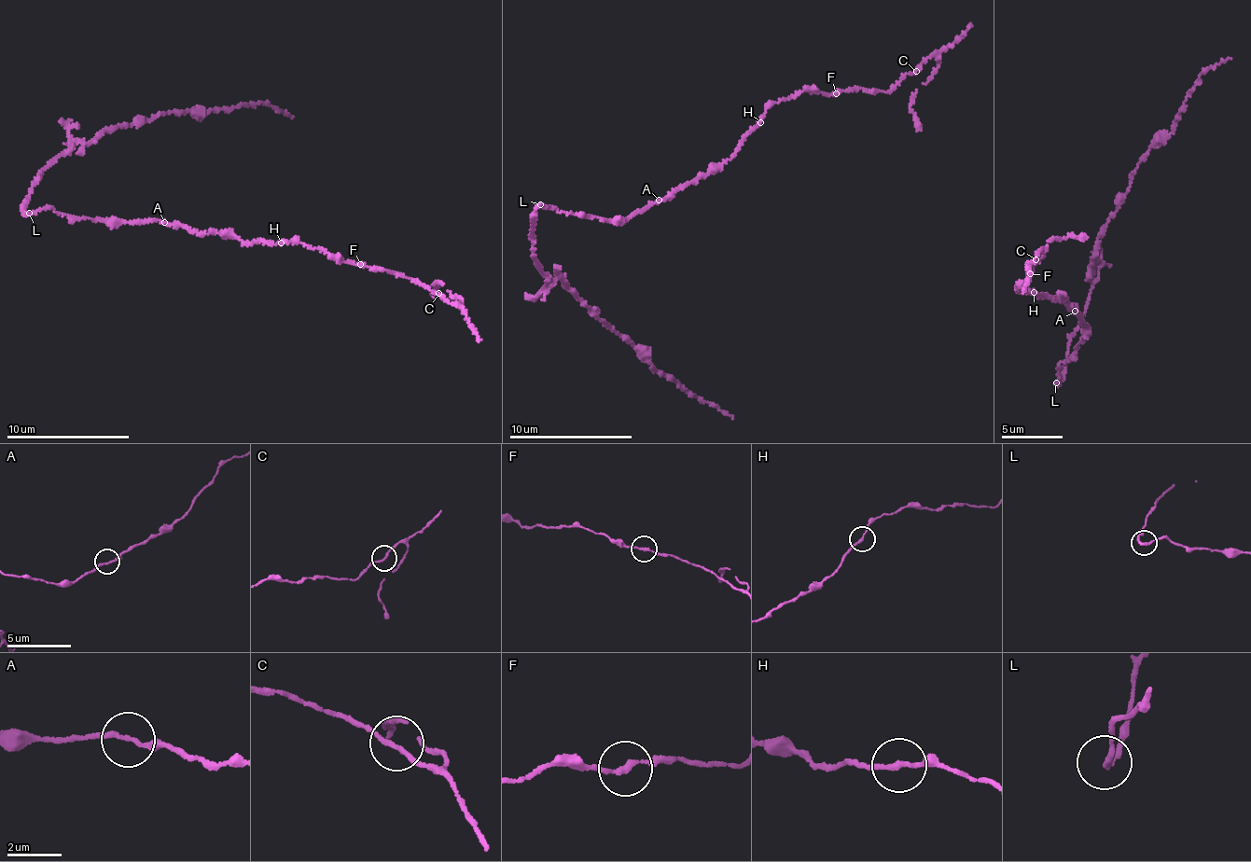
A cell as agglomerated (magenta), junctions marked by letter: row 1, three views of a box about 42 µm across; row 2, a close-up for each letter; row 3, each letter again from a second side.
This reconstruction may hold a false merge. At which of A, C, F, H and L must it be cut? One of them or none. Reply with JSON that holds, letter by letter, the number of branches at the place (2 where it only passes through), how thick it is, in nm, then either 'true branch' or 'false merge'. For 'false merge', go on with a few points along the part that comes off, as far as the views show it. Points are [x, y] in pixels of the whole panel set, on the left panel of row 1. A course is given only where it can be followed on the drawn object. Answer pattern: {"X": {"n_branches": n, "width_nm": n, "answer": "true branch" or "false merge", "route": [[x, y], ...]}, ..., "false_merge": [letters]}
{"A": {"n_branches": 2, "width_nm": 170, "answer": "true branch"}, "C": {"n_branches": 2, "width_nm": 160, "answer": "true branch"}, "F": {"n_branches": 2, "width_nm": 170, "answer": "true branch"}, "H": {"n_branches": 2, "width_nm": 170, "answer": "true branch"}, "L": {"n_branches": 2, "width_nm": 170, "answer": "false merge", "route": [[27, 213], [25, 200], [42, 169], [104, 132], [172, 112], [201, 117], [262, 103], [292, 118]]}, "false_merge": ["L"]}

